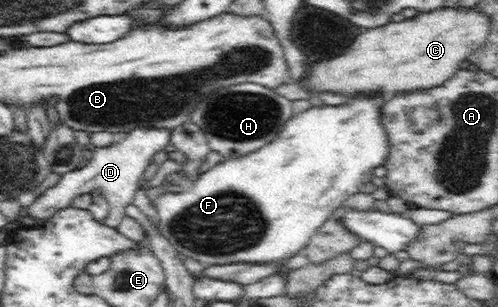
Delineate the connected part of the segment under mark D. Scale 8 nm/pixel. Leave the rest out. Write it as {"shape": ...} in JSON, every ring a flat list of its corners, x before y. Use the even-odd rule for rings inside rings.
{"shape":[[136,128,117,137,110,147,94,149,92,159,88,164,83,168,61,174,61,180,55,186,36,197,36,200,29,207,22,209,22,218,31,216,45,221,58,210,70,207,74,197,83,193,100,192,110,206,108,217,104,219,103,224,117,229,120,219,125,215,125,207,132,203,134,195,138,191,138,183,143,178,146,167,151,164,156,153,163,151,166,145,172,143,172,132,173,128]]}

